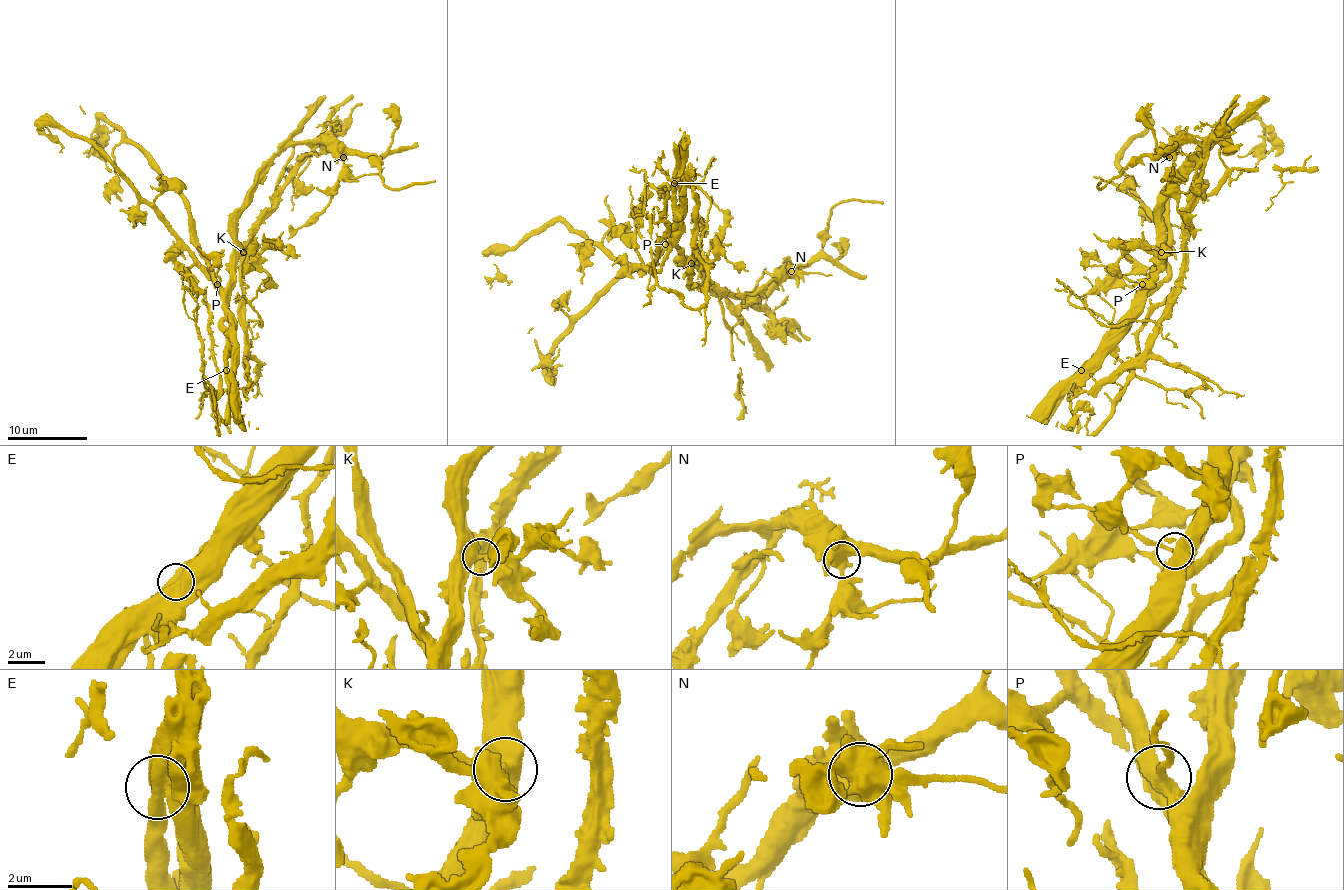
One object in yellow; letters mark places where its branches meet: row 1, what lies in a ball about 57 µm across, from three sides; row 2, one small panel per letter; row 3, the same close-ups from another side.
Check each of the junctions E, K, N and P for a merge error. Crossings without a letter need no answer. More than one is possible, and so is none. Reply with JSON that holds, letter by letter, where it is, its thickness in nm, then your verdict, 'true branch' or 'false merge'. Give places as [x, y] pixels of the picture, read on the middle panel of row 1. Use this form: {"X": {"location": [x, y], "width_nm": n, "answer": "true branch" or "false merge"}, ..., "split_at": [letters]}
{"E": {"location": [674, 183], "width_nm": 650, "answer": "true branch"}, "K": {"location": [691, 263], "width_nm": 500, "answer": "true branch"}, "N": {"location": [791, 271], "width_nm": 600, "answer": "true branch"}, "P": {"location": [665, 244], "width_nm": 380, "answer": "true branch"}, "split_at": []}

